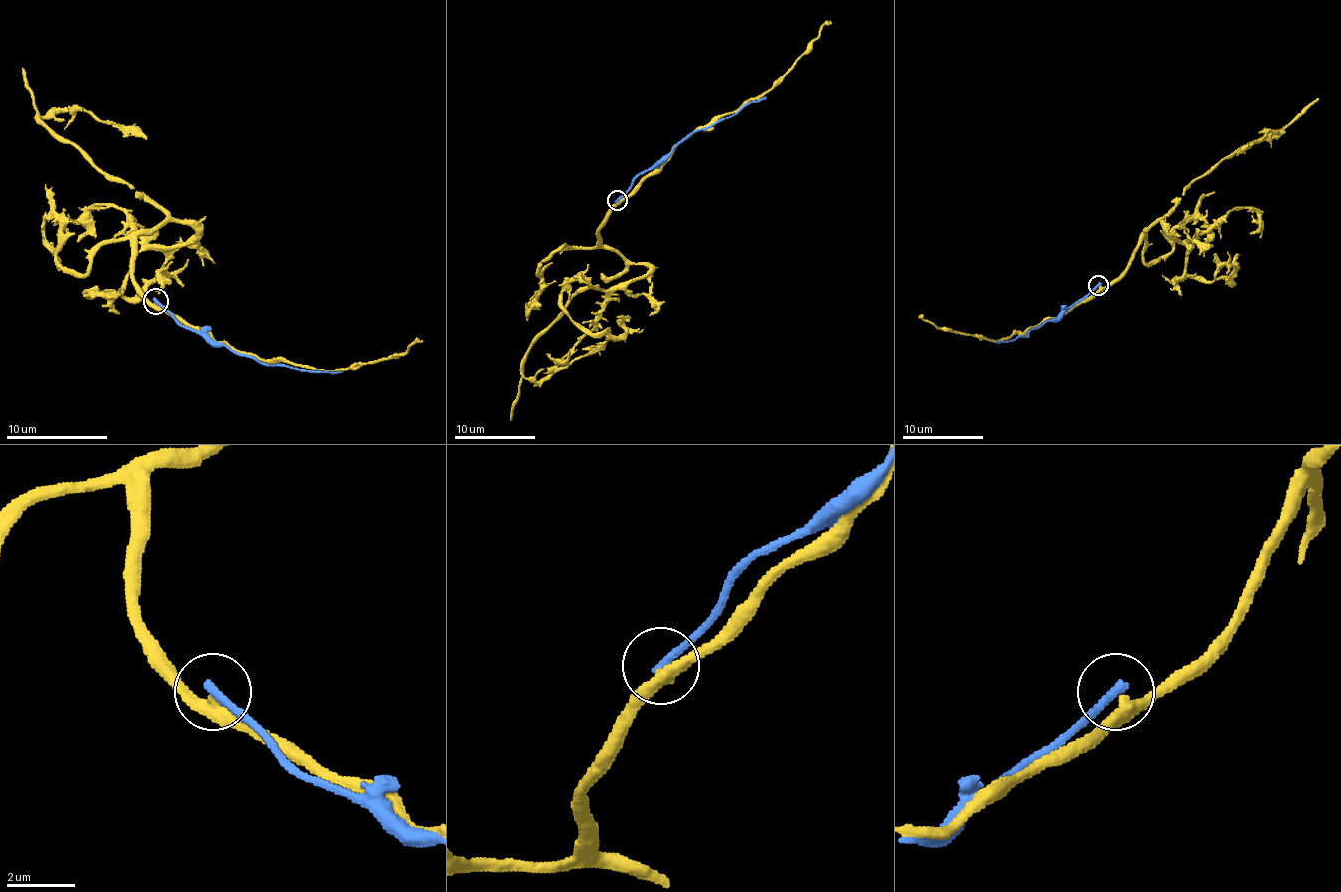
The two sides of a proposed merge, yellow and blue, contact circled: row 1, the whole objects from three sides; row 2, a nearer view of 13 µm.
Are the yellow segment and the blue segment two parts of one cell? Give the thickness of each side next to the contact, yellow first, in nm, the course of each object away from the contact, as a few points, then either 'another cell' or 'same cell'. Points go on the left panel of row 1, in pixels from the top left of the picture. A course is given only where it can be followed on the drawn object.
calibres 360 and 280 nm; course yellow (156, 303), (133, 280), (133, 242), (166, 214), (37, 118), (85, 110), (133, 126), (146, 138); course blue (156, 300), (186, 328), (204, 331), (237, 353), (247, 353), (265, 364), (305, 371), (341, 371); another cell

